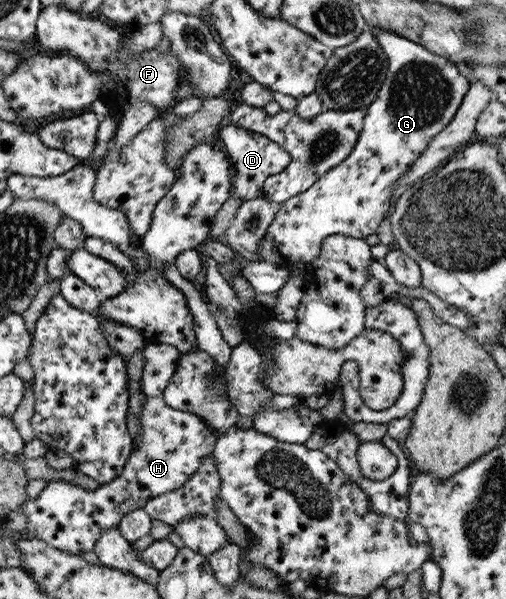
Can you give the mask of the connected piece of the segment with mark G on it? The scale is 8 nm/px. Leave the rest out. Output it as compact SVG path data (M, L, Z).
M378 28L374 37L386 54L388 65L376 97L364 112L362 128L350 154L309 189L275 206L273 221L260 241L260 261L283 265L300 260L310 264L318 256L322 240L329 235L338 234L363 240L366 235L375 233L388 211L393 184L409 171L413 161L423 153L432 137L448 125L462 102L469 80L456 63L433 54L424 46L397 36L394 32Z

